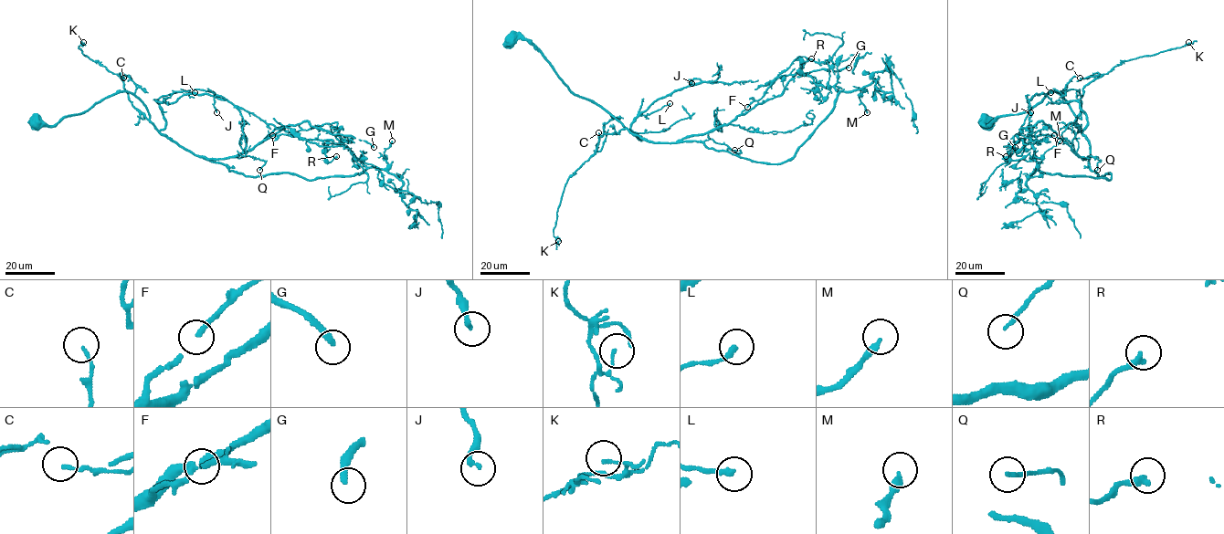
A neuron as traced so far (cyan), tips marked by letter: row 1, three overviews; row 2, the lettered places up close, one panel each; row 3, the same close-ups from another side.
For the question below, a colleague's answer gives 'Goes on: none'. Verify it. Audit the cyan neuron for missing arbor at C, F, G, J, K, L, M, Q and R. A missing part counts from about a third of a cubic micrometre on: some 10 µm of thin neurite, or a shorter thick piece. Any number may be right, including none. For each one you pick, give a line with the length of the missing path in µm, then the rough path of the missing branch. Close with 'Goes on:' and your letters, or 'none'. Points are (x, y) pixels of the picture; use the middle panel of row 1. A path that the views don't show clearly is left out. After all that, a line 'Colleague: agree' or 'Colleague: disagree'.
G: 20 µm | (849, 68), (852, 68), (862, 77), (878, 79)
Goes on: G
Colleague: disagree

